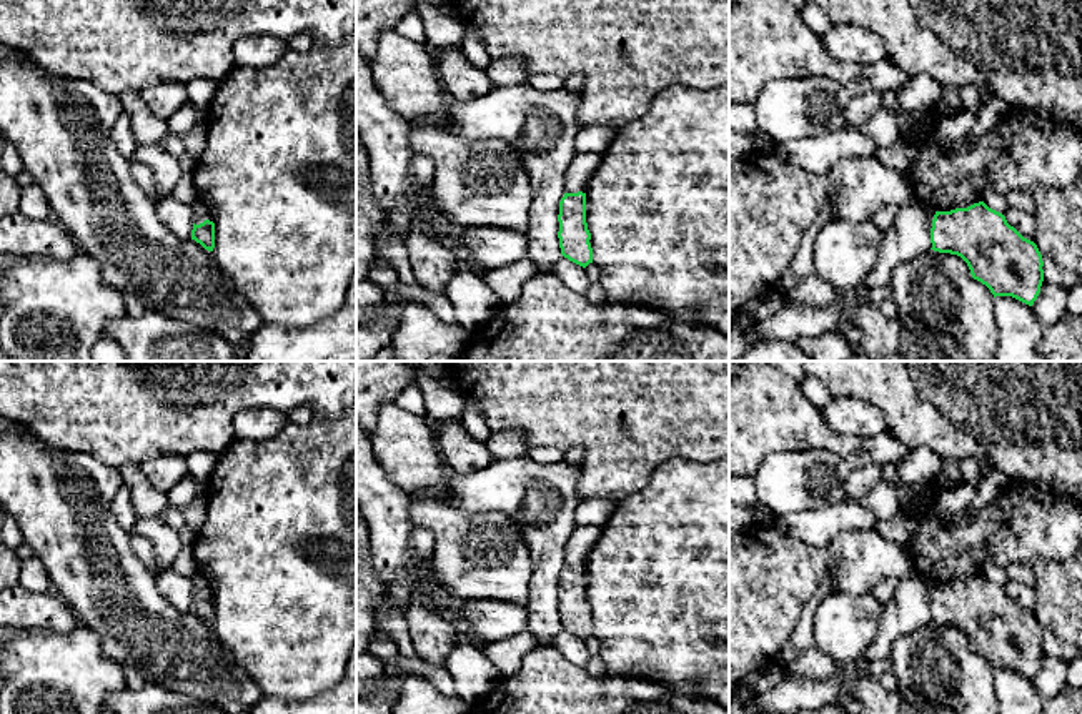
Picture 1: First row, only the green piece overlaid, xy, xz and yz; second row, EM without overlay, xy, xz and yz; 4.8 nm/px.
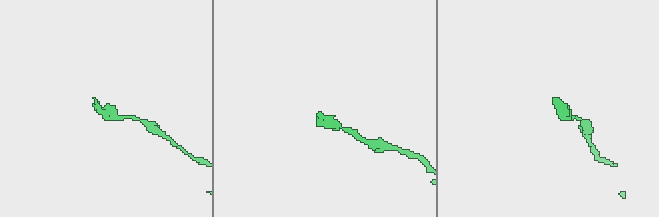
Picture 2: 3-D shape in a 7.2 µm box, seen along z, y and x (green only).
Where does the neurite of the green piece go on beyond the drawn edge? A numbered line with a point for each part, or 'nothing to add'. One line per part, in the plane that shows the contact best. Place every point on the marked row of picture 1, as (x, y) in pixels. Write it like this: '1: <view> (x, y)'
1: yz (904, 338)

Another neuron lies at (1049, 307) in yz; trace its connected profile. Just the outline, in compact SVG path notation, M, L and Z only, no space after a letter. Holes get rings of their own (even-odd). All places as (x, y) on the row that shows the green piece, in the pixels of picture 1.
M1042 281L1040 293L1032 305L1032 311L1044 326L1057 325L1067 315L1067 290Z

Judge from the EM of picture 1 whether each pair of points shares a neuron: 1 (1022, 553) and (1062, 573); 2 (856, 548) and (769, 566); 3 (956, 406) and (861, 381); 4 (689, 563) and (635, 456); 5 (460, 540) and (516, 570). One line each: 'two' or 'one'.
1: two
2: one
3: one
4: two
5: one

